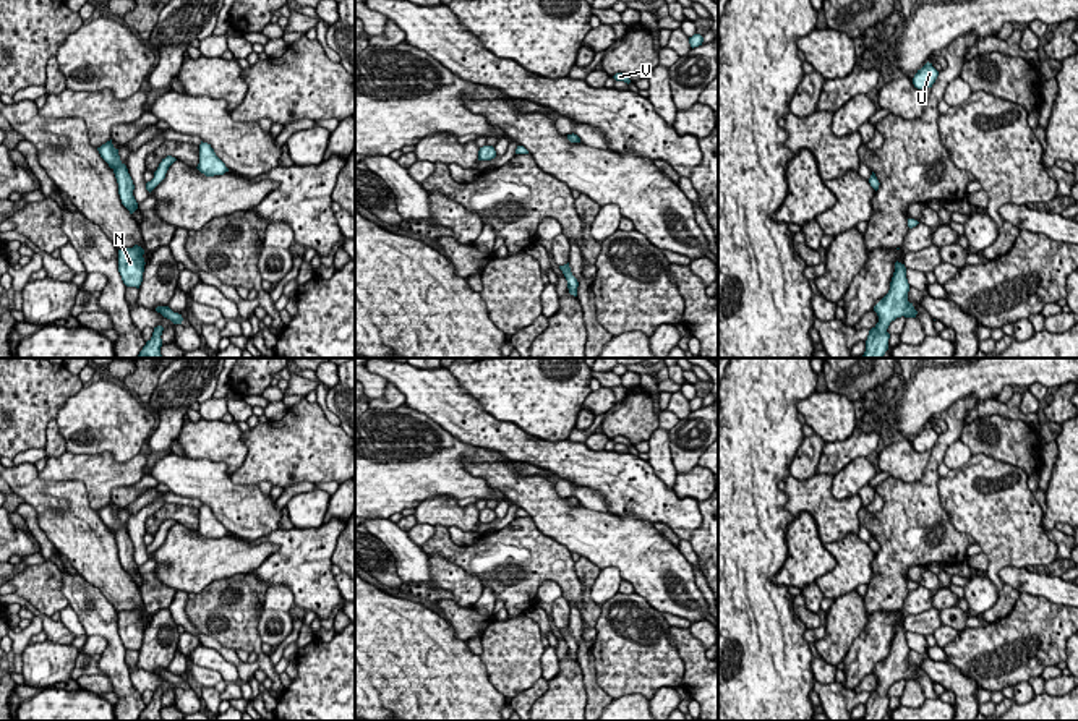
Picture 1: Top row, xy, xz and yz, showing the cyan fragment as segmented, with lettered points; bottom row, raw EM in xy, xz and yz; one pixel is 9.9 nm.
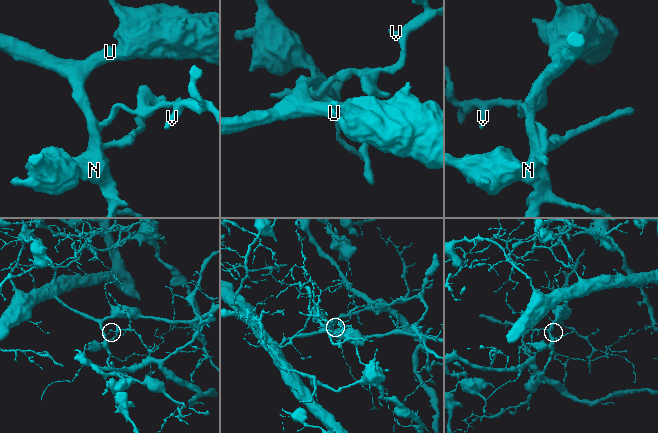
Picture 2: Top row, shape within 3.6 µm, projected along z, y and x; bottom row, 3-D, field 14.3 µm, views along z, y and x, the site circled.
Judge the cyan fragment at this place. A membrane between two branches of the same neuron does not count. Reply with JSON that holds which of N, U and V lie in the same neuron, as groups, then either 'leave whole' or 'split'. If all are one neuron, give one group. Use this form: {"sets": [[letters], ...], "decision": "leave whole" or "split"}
{"sets": [["N", "U"], ["V"]], "decision": "split"}

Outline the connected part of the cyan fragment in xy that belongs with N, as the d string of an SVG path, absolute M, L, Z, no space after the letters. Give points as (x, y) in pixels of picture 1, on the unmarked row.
M138 608L118 612L118 635L126 650L139 651L144 635L144 612Z

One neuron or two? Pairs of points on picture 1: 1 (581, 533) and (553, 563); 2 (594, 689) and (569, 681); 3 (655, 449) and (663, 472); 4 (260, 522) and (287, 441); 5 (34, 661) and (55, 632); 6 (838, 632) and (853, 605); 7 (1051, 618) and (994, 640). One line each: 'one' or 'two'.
1: two
2: two
3: one
4: two
5: two
6: one
7: one

